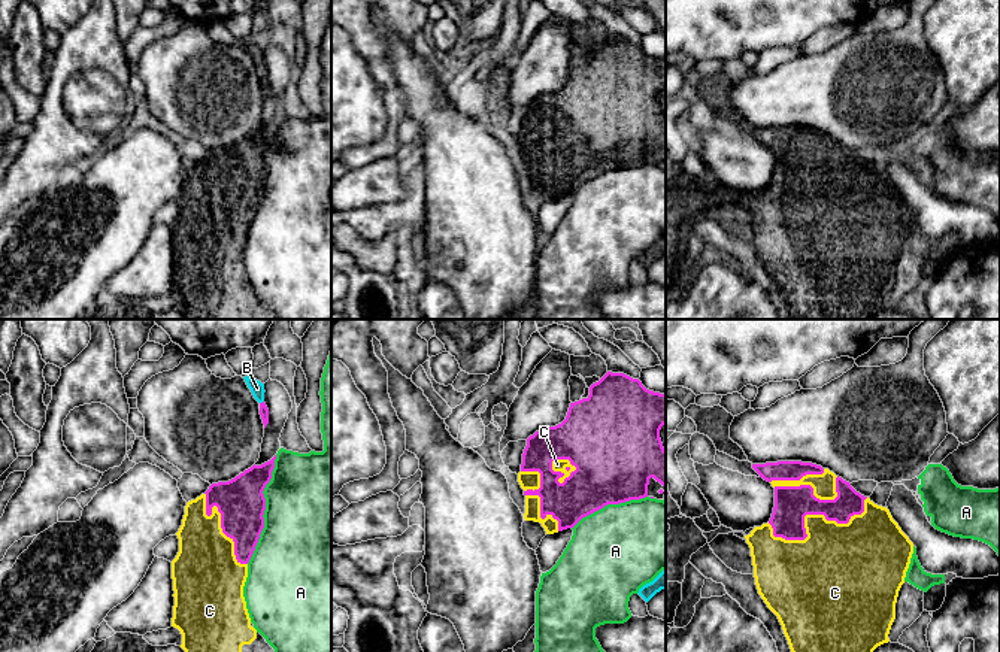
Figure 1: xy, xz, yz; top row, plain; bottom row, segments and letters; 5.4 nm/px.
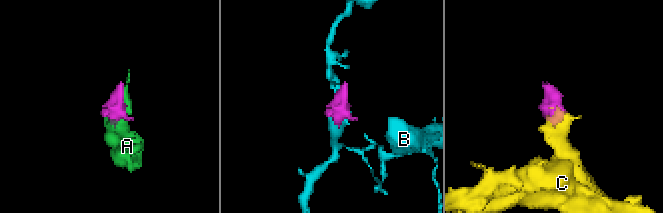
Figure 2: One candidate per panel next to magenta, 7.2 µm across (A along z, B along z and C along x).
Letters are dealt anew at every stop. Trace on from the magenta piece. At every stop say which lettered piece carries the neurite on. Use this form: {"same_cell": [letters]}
{"same_cell": ["C"]}

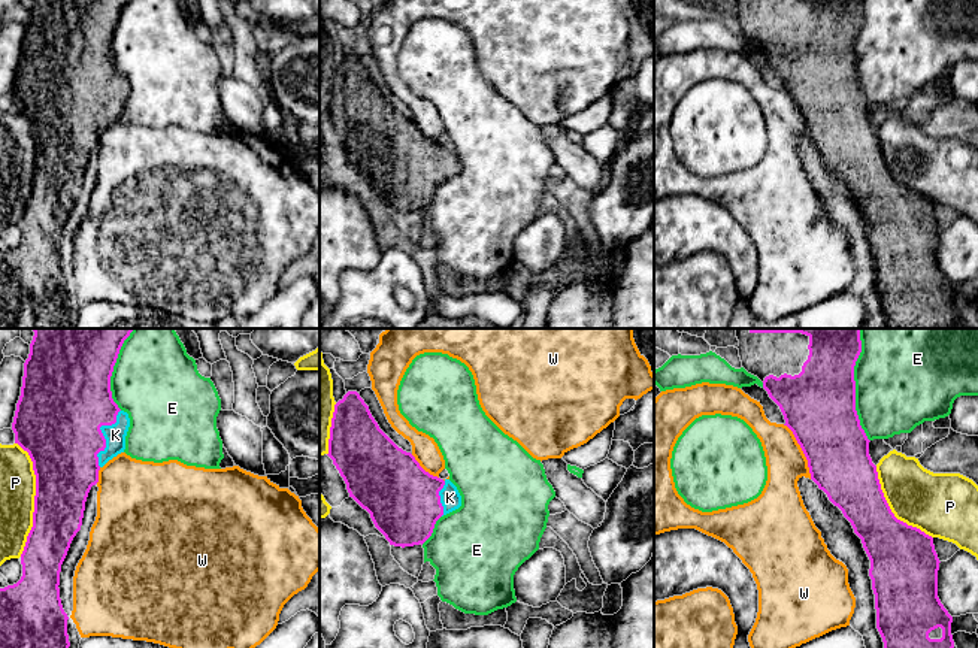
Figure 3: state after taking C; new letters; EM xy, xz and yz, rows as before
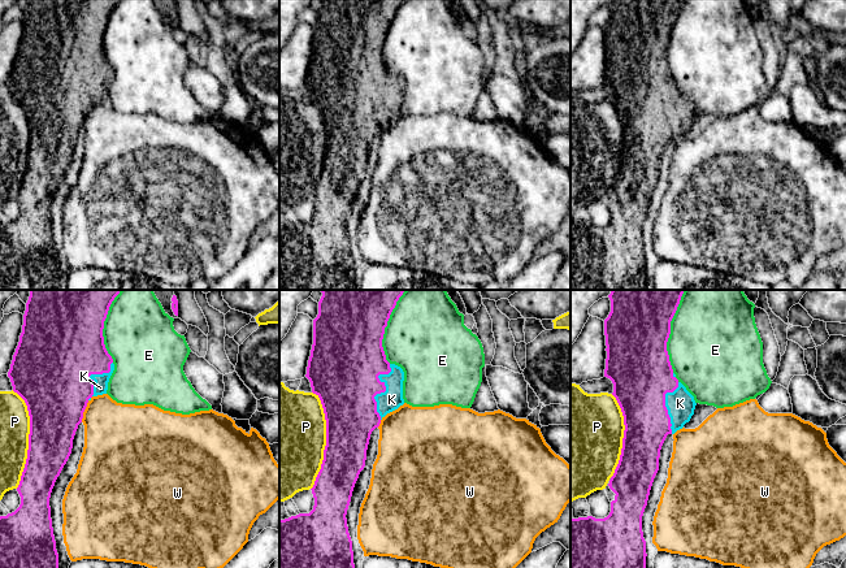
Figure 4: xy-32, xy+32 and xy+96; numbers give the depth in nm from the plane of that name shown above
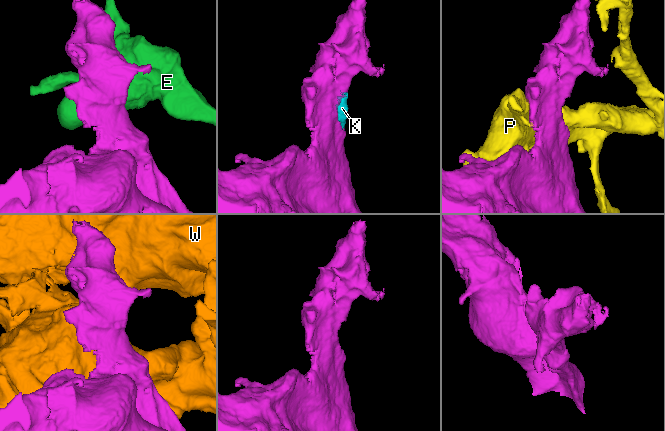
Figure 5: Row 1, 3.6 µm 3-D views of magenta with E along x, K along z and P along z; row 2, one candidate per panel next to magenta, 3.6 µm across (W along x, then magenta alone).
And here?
{"same_cell": ["K"]}

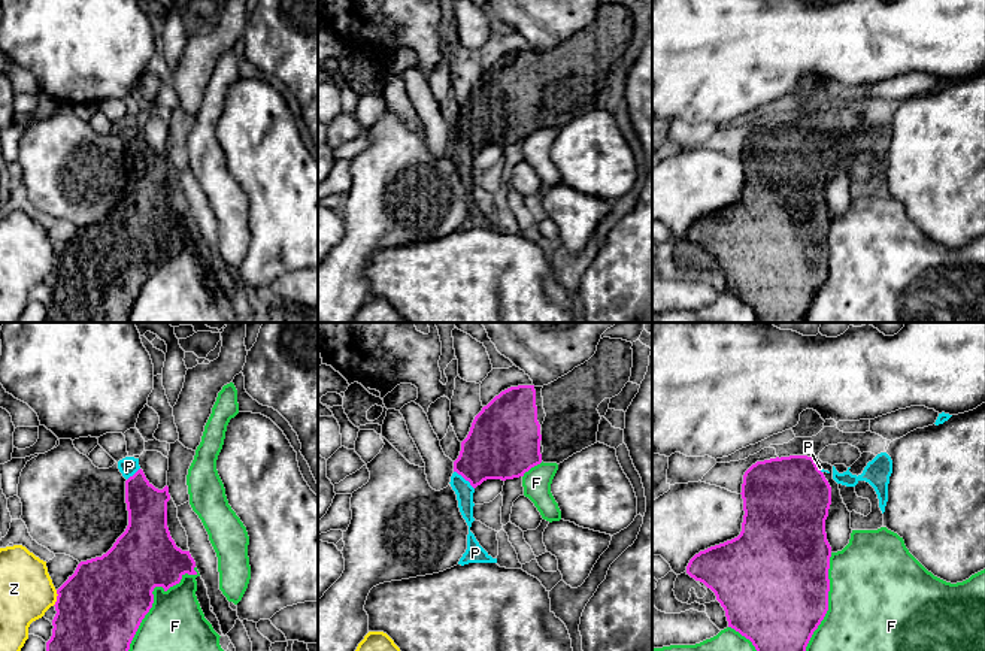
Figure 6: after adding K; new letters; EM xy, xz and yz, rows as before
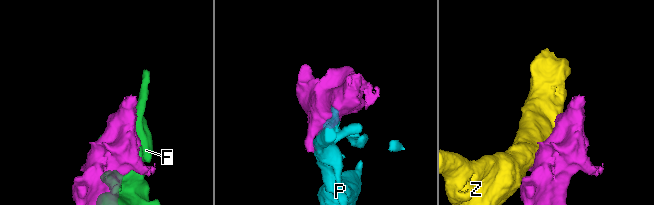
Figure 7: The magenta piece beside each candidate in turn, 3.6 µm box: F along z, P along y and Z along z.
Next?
{"same_cell": []}

